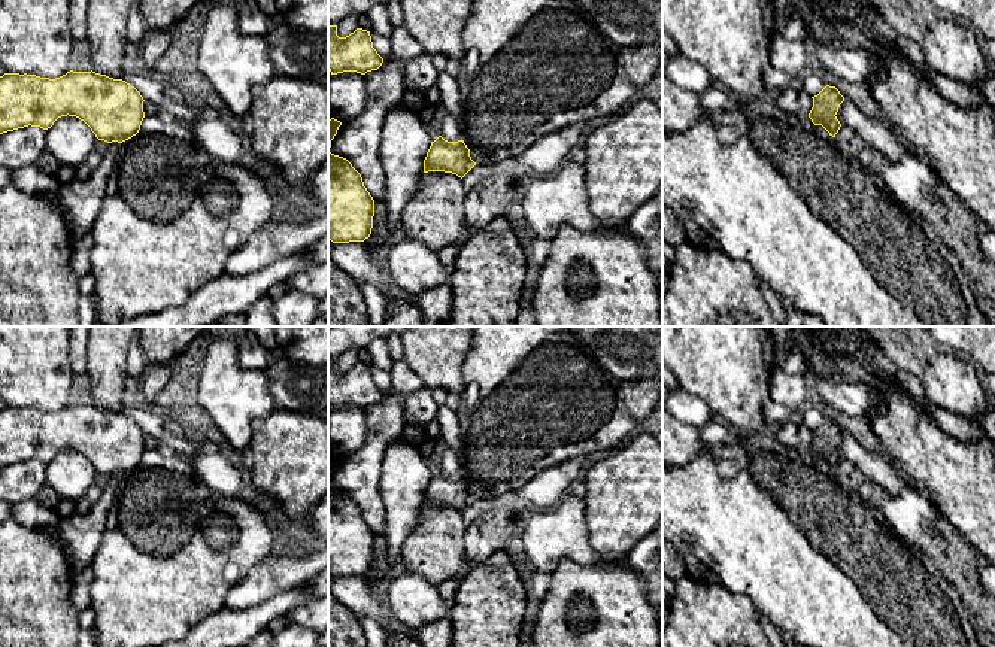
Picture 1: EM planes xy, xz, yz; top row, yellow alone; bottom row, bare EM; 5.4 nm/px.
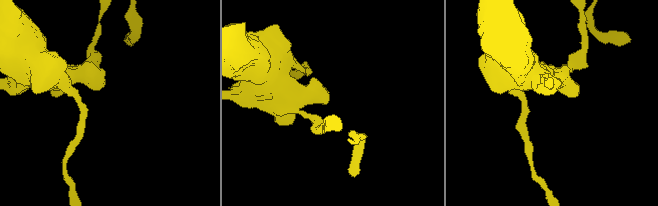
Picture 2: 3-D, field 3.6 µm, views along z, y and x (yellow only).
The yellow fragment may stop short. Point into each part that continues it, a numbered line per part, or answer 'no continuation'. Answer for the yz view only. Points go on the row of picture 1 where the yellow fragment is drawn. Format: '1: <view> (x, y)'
no continuation

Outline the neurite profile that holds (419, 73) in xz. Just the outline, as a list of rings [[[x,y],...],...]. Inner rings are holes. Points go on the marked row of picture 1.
[[[424,52],[404,66],[404,88],[427,92],[436,86],[439,70],[433,64],[433,54]]]

